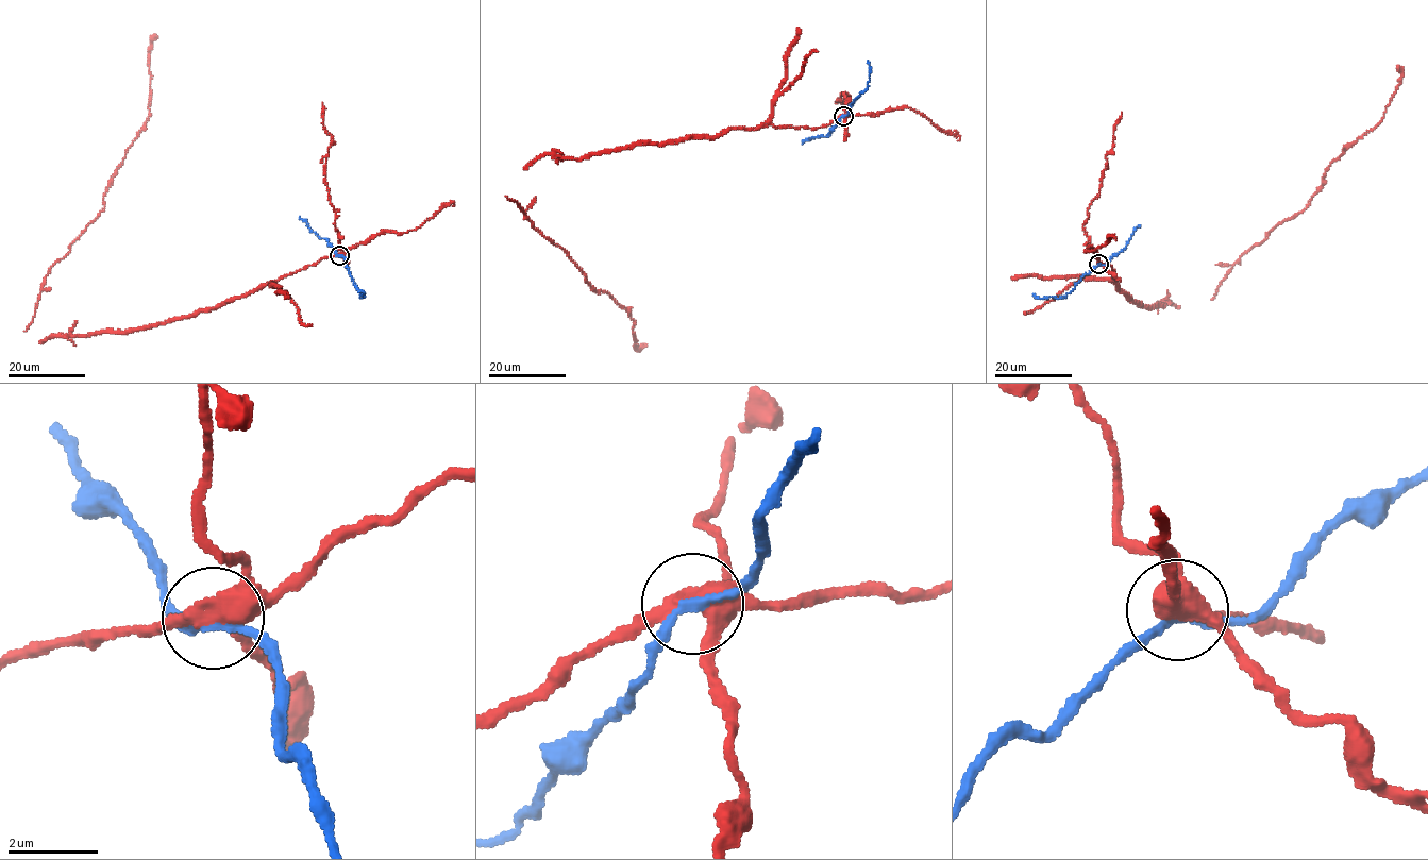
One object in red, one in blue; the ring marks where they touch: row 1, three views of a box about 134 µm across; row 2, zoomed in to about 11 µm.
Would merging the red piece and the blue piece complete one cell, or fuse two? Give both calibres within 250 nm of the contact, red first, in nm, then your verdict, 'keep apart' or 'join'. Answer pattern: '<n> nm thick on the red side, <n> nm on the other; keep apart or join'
400 nm thick on the red side, 190 nm on the other; keep apart

